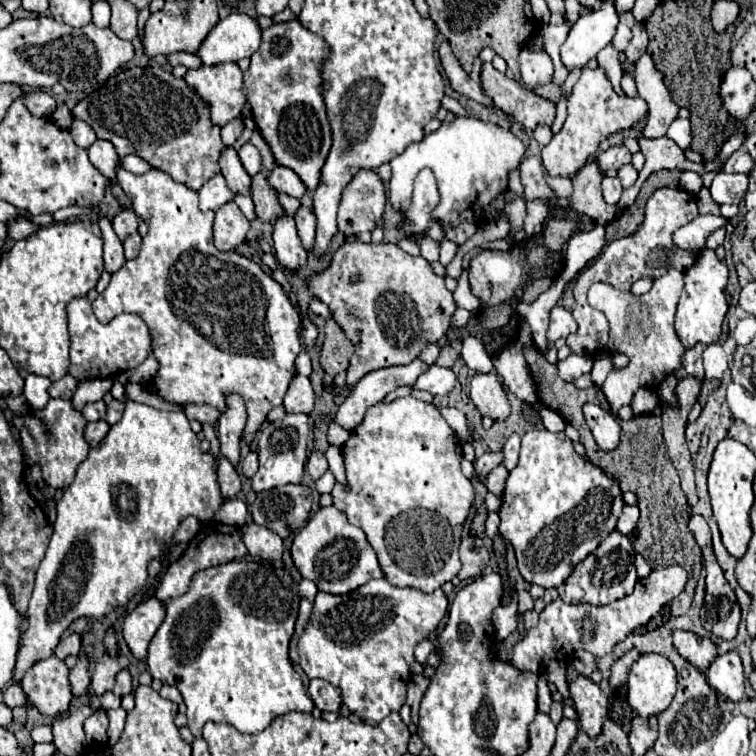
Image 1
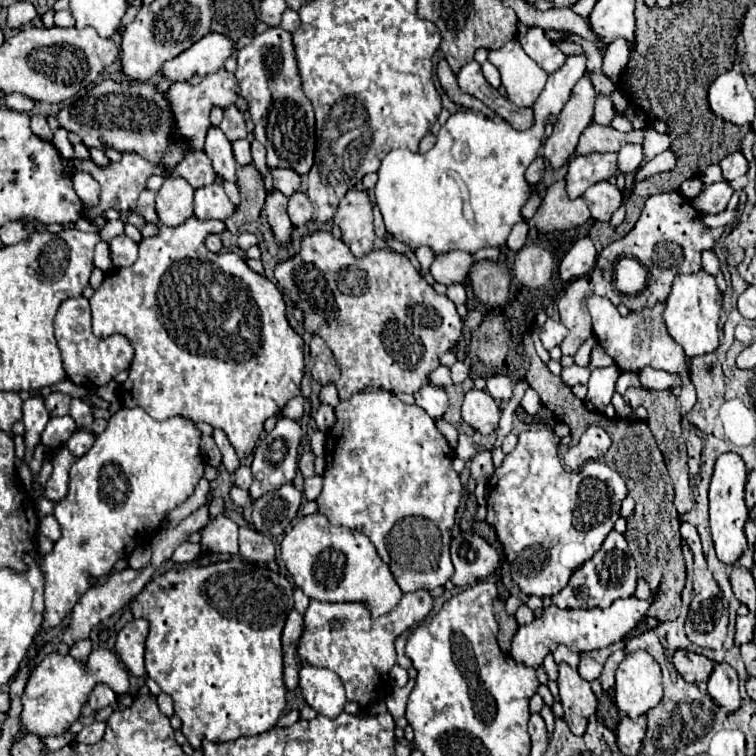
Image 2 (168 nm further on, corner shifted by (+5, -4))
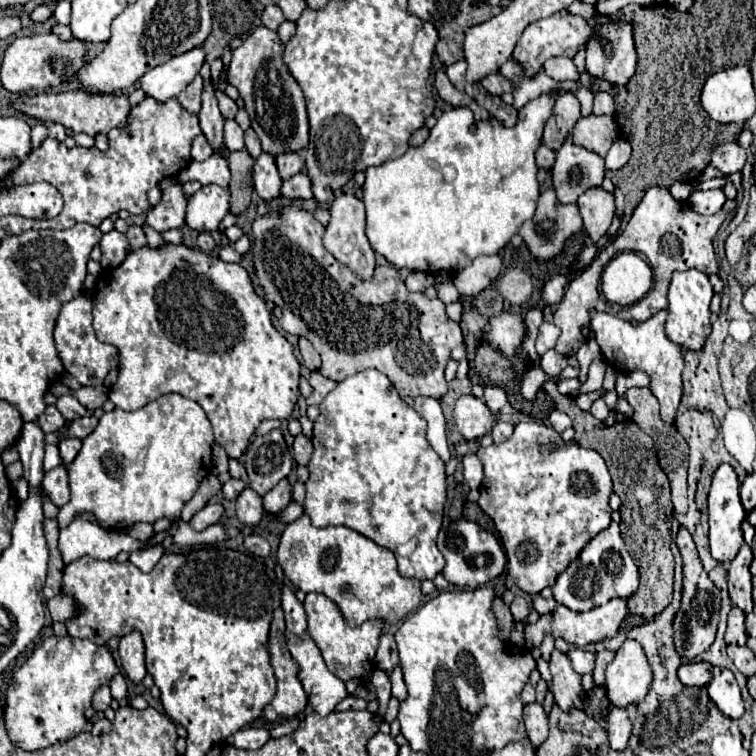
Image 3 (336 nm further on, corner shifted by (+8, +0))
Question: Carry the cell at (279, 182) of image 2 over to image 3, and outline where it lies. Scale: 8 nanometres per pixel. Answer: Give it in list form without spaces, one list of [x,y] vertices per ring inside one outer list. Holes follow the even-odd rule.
[[[288,152],[288,154],[276,156],[276,164],[278,164],[278,172],[280,172],[282,180],[286,180],[302,170],[302,160],[300,160],[298,152]]]

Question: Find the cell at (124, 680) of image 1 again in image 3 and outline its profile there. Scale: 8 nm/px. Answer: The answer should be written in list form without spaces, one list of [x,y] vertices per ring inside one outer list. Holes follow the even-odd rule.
[[[68,634],[46,638],[14,672],[6,690],[4,724],[8,738],[28,752],[74,738],[86,724],[84,710],[90,706],[94,690],[110,684],[114,674],[118,674],[118,668],[106,646]]]

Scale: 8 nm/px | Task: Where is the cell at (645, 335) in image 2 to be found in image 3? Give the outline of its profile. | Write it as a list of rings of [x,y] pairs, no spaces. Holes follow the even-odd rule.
[[[662,310],[648,318],[642,324],[632,326],[626,320],[620,320],[608,312],[590,312],[590,326],[596,332],[596,344],[600,346],[600,352],[604,360],[614,366],[620,372],[634,372],[642,370],[650,376],[650,392],[654,398],[660,402],[660,418],[666,424],[674,424],[678,404],[682,398],[682,368],[684,368],[684,356],[682,348],[674,344],[666,332],[664,332],[664,322],[668,318],[668,312]]]

